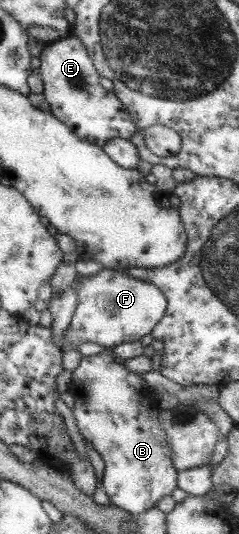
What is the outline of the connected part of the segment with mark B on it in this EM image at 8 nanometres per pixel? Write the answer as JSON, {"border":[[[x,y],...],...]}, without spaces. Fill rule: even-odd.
{"border":[[[104,347],[102,352],[80,359],[78,367],[72,371],[68,391],[73,396],[71,408],[78,432],[84,441],[98,453],[104,463],[101,483],[109,498],[109,504],[121,508],[131,515],[142,514],[155,506],[156,501],[170,495],[176,488],[177,470],[170,459],[170,448],[164,444],[164,431],[159,423],[158,395],[146,390],[140,375],[116,364],[111,349]]]}

